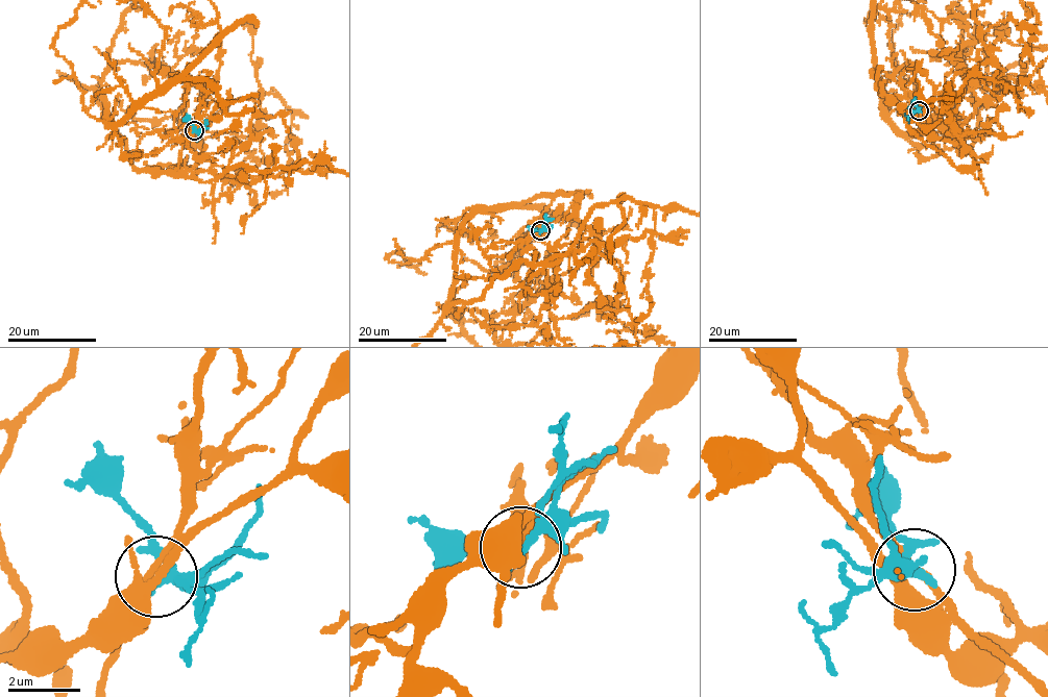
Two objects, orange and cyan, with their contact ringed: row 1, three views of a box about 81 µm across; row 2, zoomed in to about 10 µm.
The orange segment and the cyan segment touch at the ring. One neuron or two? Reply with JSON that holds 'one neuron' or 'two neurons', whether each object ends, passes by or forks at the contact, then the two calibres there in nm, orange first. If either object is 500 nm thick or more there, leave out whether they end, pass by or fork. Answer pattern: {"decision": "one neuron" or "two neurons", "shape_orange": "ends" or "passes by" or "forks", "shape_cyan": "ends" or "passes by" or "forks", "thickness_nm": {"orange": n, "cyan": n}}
{"decision": "two neurons", "shape_orange": "passes by", "shape_cyan": "passes by", "thickness_nm": {"orange": 180, "cyan": 240}}

